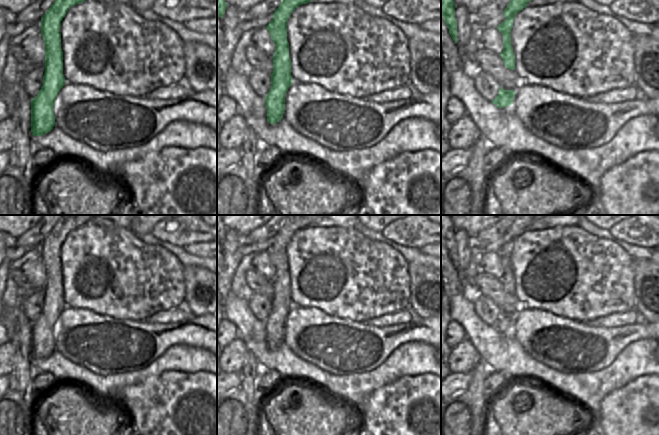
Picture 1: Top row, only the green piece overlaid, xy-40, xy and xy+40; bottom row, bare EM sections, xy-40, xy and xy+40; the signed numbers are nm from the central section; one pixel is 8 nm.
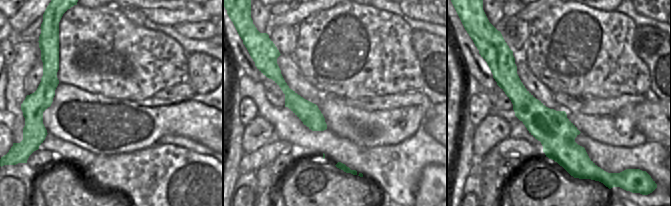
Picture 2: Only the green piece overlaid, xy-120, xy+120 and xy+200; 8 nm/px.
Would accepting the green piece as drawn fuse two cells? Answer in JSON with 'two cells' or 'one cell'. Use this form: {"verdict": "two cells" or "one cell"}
{"verdict": "two cells"}

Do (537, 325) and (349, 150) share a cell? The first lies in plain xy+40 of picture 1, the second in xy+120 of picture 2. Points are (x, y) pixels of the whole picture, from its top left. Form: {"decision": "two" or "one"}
{"decision": "two"}

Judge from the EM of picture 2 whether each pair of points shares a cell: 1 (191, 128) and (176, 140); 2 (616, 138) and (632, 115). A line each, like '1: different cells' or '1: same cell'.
1: different cells
2: different cells

